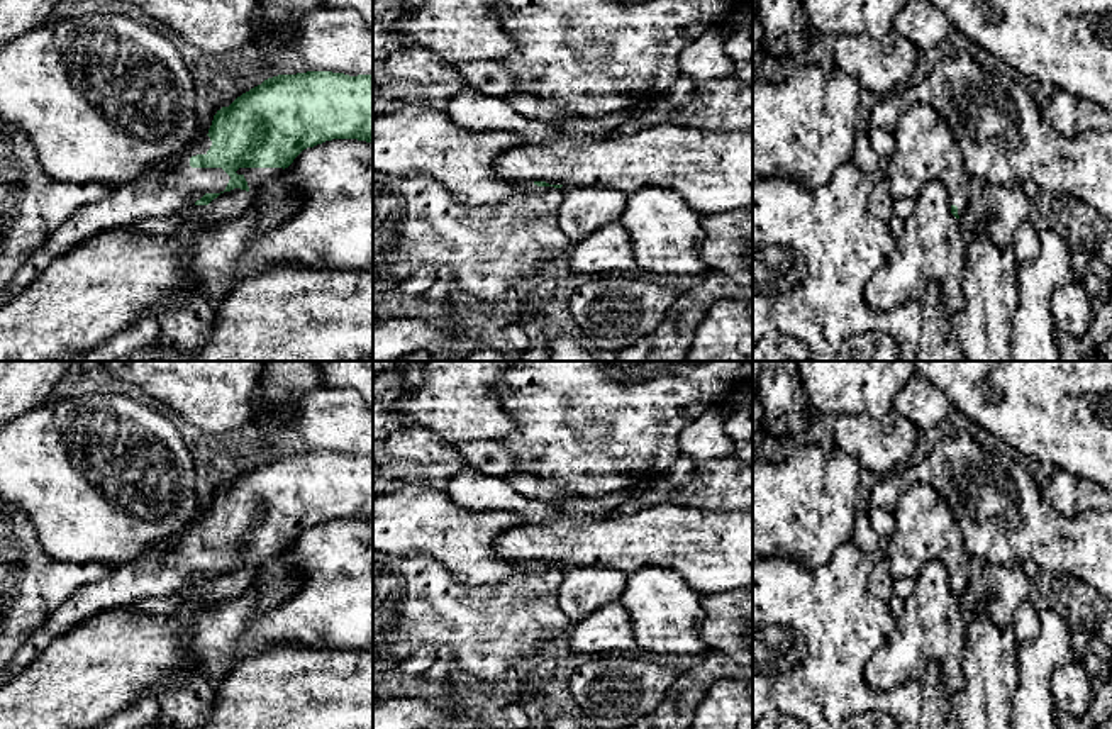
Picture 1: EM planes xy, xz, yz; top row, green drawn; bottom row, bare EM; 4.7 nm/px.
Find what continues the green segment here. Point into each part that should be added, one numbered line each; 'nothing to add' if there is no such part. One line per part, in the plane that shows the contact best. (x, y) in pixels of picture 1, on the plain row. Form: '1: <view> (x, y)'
1: xy (172, 568)

